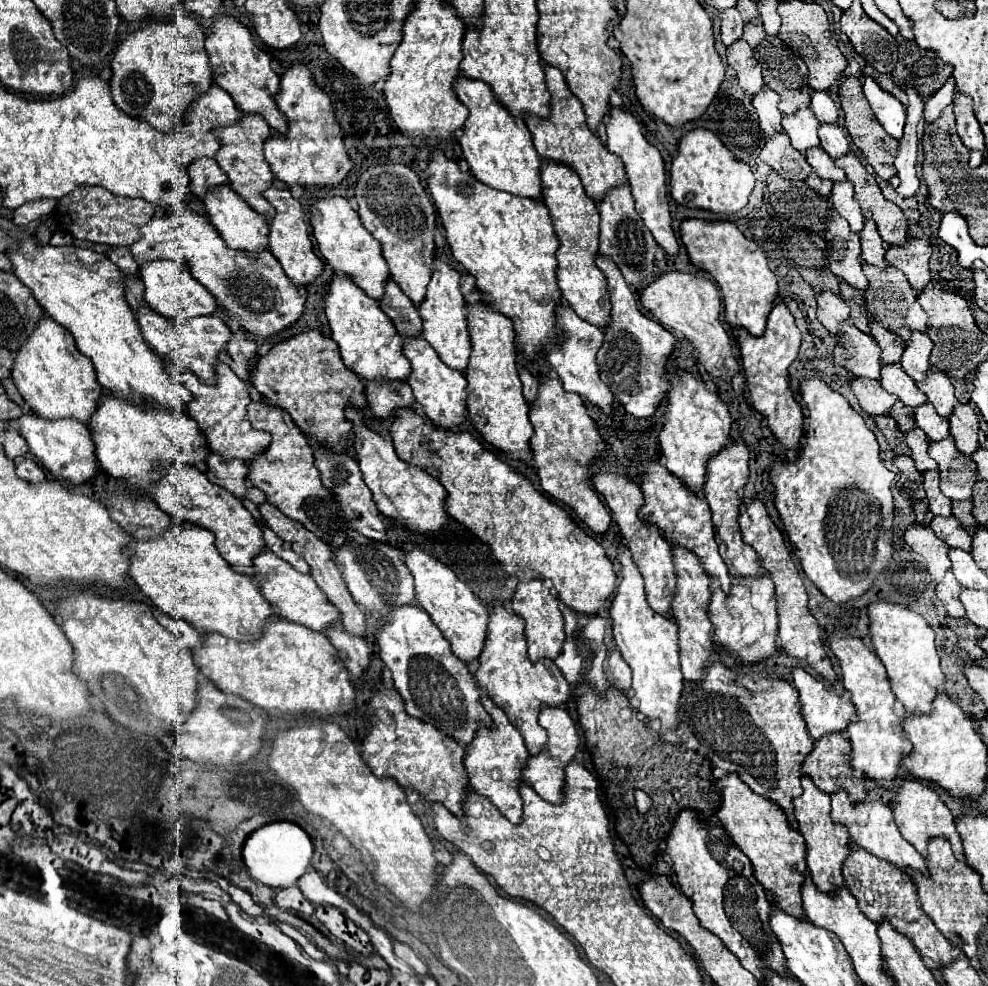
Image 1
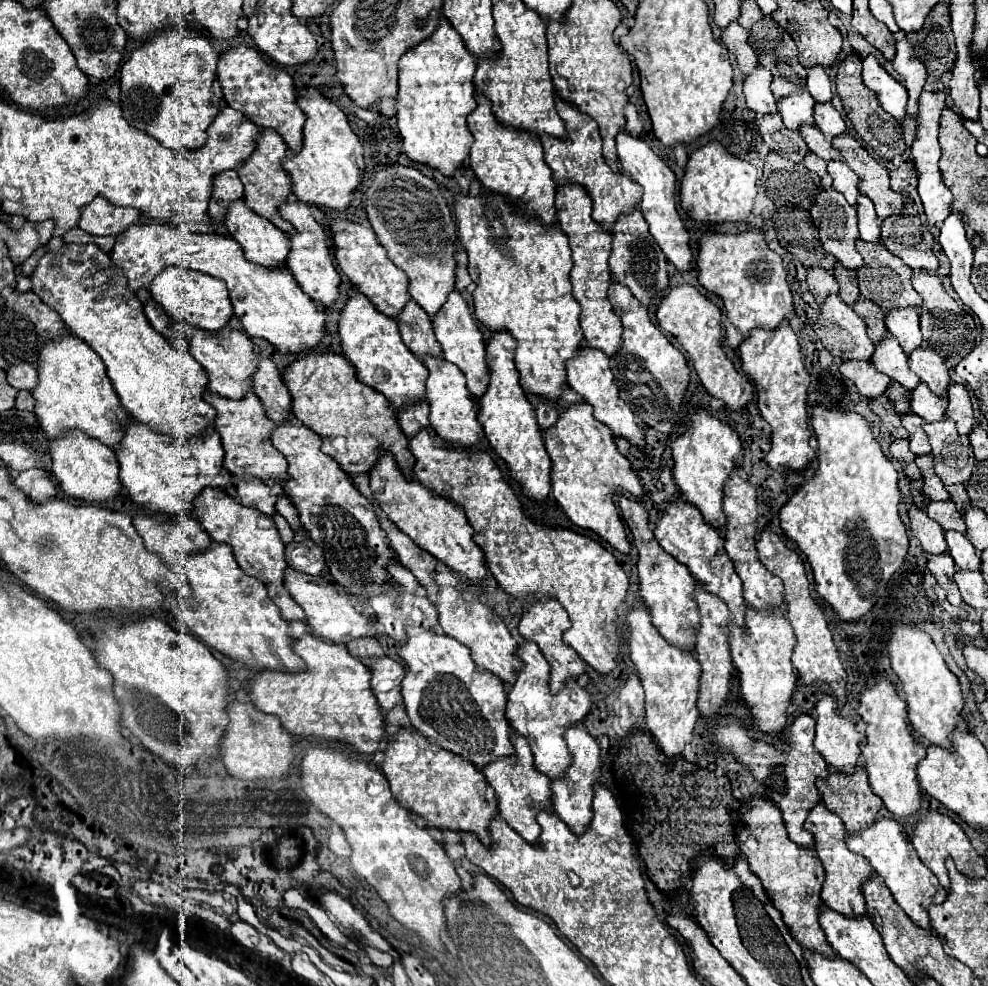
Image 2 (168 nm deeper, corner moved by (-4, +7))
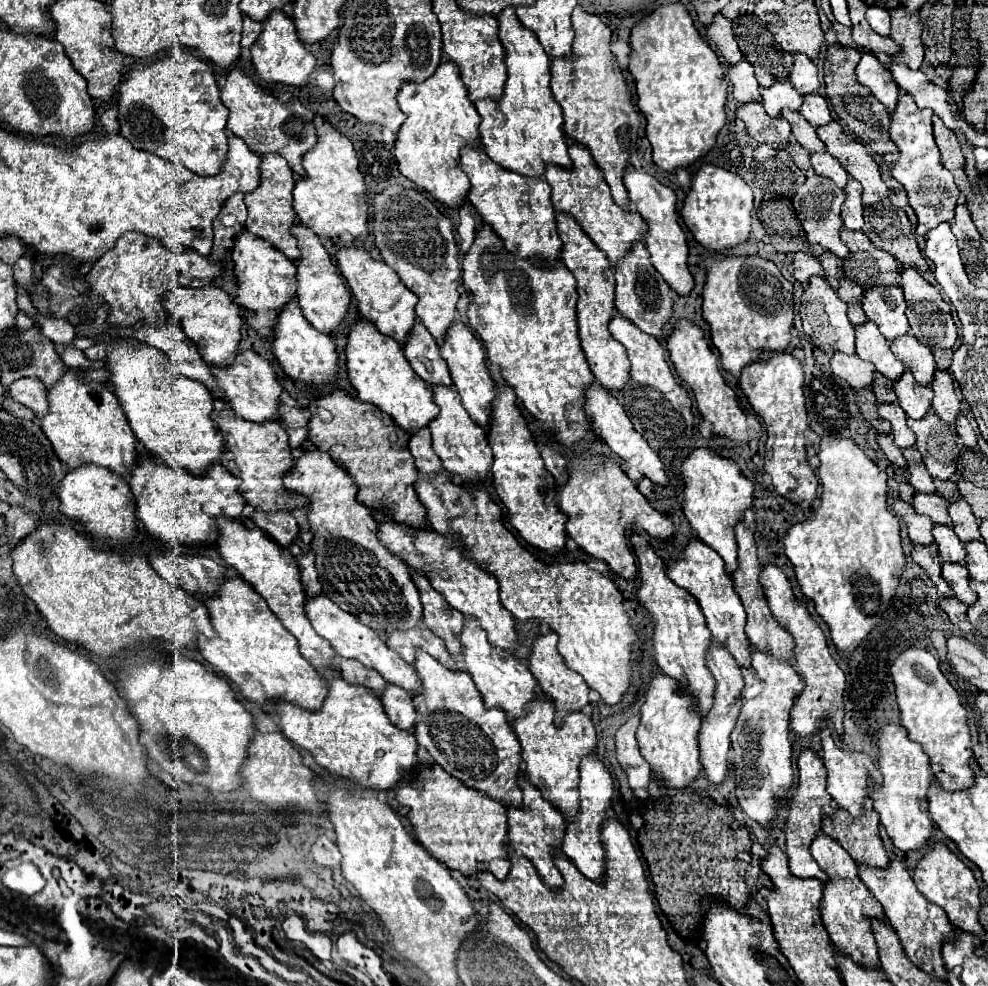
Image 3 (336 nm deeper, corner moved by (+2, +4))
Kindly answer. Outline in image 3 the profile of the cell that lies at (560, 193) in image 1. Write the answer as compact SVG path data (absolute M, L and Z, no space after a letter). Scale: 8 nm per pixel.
M556 216L558 220L558 236L564 242L562 248L562 260L566 268L576 278L576 290L578 290L578 330L582 340L582 350L588 358L590 370L596 376L596 380L610 390L612 394L622 390L624 384L630 380L630 364L628 356L624 356L624 348L620 348L620 342L616 342L608 330L608 324L614 316L614 270L608 264L608 258L604 252L584 236L584 230L572 222L570 216Z

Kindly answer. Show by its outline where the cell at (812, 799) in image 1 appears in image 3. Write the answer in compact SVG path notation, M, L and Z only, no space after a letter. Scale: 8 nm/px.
M820 834L812 842L812 856L818 862L818 866L830 876L830 880L824 884L824 896L822 896L822 922L824 928L830 934L830 940L838 952L844 952L850 956L856 964L864 968L880 968L878 958L878 946L874 942L874 934L870 928L870 920L878 918L884 920L884 910L880 908L880 902L872 900L868 894L868 888L858 876L856 862L836 844L830 836Z

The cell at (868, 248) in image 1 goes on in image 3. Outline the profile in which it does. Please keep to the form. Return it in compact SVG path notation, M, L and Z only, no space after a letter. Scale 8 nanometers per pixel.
M848 178L848 184L844 186L844 194L846 194L846 200L842 204L842 220L844 220L844 226L850 228L850 230L862 230L862 188L860 184L854 180L854 178Z

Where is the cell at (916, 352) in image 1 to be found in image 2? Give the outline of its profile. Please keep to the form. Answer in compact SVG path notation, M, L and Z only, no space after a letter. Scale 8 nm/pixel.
M906 307L900 311L898 309L888 311L886 313L886 327L898 339L898 343L906 355L910 355L914 349L918 349L922 345L918 309Z

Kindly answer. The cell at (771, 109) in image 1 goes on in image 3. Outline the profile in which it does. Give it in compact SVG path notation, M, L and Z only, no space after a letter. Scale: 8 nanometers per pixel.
M740 60L738 64L728 68L728 78L732 84L732 94L738 102L760 100L760 86L754 76L754 68L748 60Z

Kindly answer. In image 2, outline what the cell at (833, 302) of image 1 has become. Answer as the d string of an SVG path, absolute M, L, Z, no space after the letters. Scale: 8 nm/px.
M810 267L806 281L808 281L808 289L814 295L814 299L818 301L818 305L822 305L822 301L826 301L828 295L840 293L834 275L830 271L820 269L820 267Z

